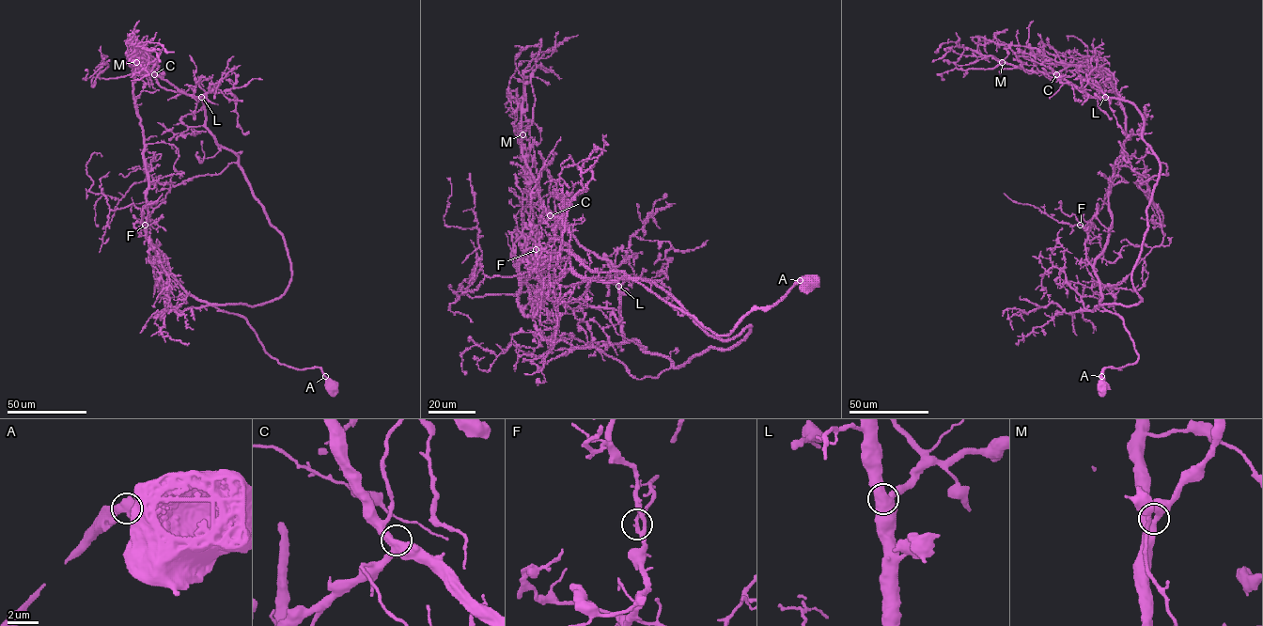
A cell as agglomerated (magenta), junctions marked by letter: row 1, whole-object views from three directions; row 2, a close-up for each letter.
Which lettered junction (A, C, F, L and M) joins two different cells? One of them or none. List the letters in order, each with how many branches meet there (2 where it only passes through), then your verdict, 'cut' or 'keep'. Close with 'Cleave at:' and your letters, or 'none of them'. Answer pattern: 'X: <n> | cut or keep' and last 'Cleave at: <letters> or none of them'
A: 3 | keep
C: 3 | keep
F: 3 | keep
L: 3 | keep
M: 3 | keep
Cleave at: none of them

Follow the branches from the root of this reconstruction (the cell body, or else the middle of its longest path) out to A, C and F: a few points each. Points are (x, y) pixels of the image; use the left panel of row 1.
A: (331, 387), (324, 376)
C: (331, 387), (319, 367), (273, 359), (243, 317), (194, 297), (153, 247), (133, 68), (154, 74)
F: (331, 387), (319, 367), (295, 369), (273, 359), (243, 317), (189, 293), (147, 238), (145, 225)

